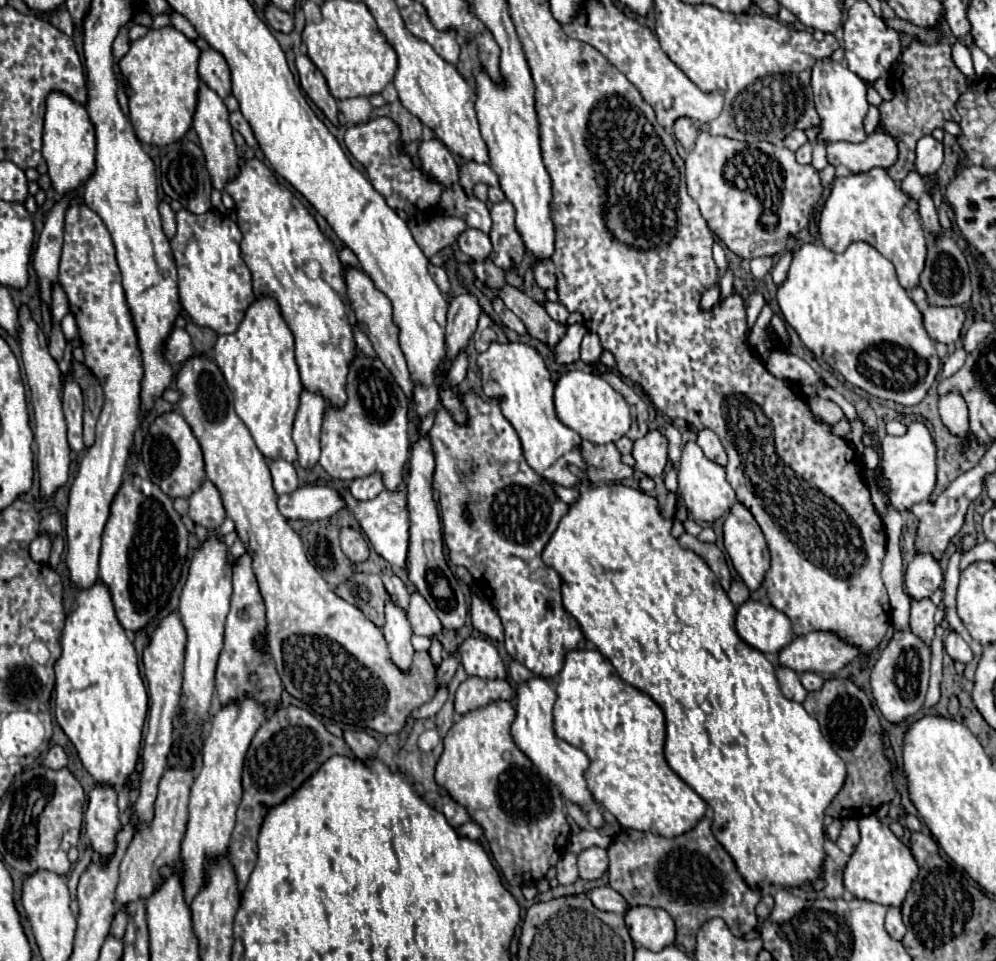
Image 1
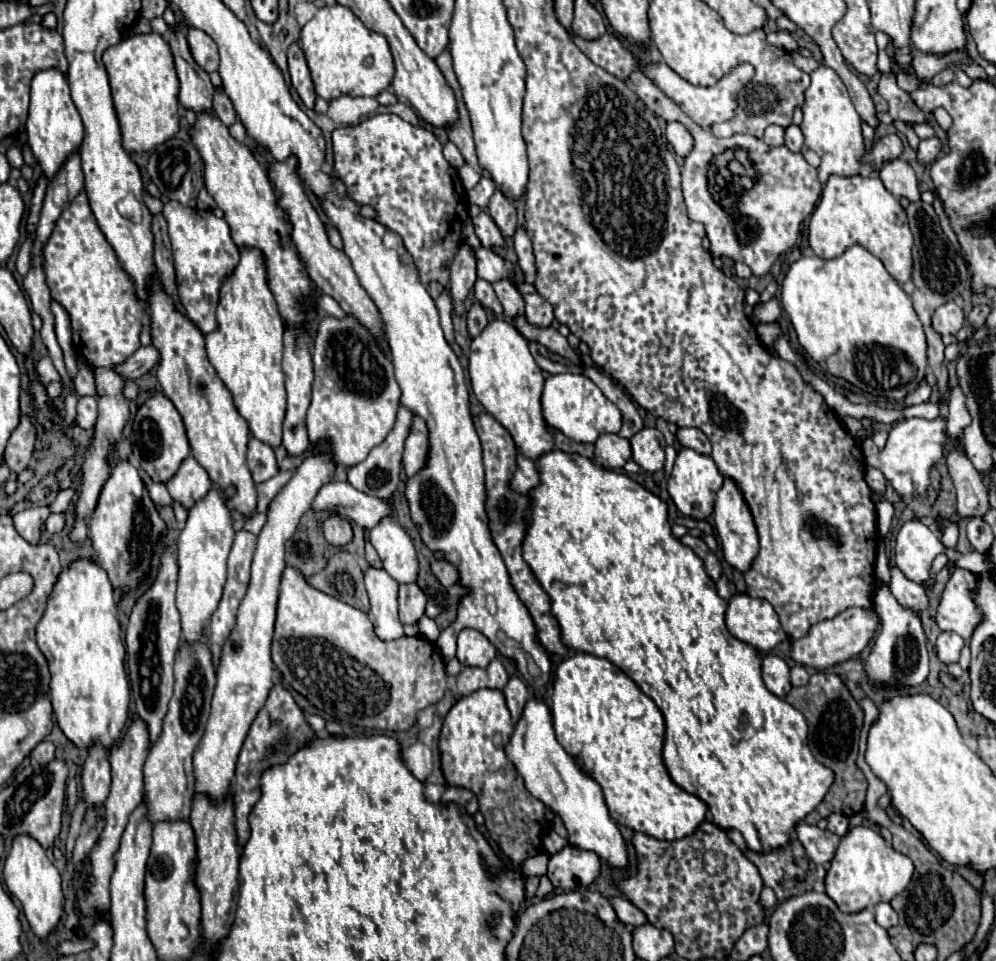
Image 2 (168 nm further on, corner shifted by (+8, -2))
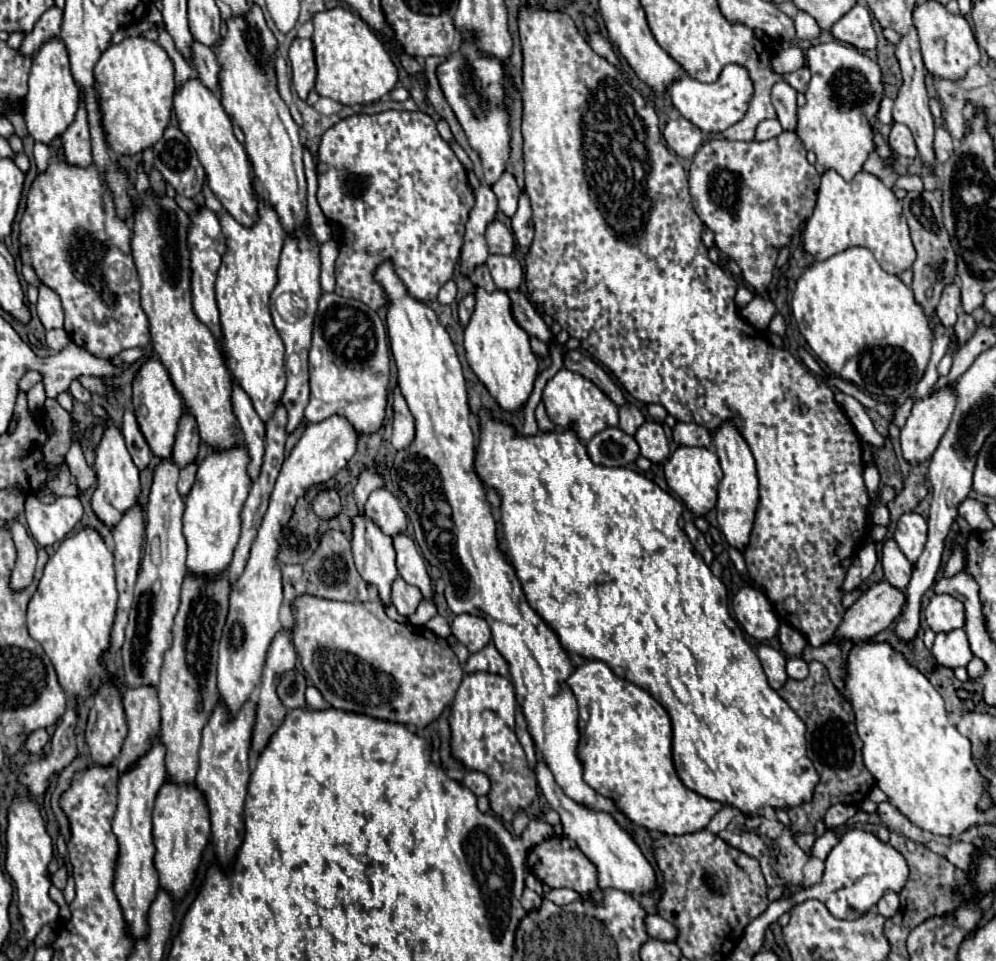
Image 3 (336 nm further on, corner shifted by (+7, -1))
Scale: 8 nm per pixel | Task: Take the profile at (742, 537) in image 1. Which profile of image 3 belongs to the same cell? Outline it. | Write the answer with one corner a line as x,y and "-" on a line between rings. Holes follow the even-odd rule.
723,423
715,433
713,441
717,447
717,457
723,469
723,479
719,481
717,487
716,513
719,527
731,547
737,551
743,551
745,545
749,543
751,531
753,531
753,521
757,515
757,501
759,501
759,491
757,491
757,473
755,473
755,461
753,455
745,443
745,439
739,435
733,423

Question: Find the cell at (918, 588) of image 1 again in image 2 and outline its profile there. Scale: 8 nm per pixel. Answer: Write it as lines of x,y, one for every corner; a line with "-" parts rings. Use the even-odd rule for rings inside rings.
920,520
902,524
896,536
896,566
900,566
908,578
922,584
928,578
930,566
940,552
946,552
940,538

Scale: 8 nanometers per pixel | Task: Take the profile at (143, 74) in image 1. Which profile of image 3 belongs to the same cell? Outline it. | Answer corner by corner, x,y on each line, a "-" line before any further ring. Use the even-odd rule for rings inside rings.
127,37
101,53
95,65
95,91
99,93
107,141
115,153
137,155
163,137
173,111
173,75
167,51
145,37

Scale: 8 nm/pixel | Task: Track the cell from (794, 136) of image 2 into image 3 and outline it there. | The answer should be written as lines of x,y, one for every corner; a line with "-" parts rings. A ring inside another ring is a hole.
777,83
773,87
771,99
777,111
777,119
785,131
795,131
797,129
797,103
795,103
797,91
787,85
787,83

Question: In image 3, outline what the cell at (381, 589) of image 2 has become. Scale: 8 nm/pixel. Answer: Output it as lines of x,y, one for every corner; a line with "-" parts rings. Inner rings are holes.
369,517
353,519
353,557
359,575
377,587
381,607
391,605
391,585
397,579
395,549
391,537
385,535

